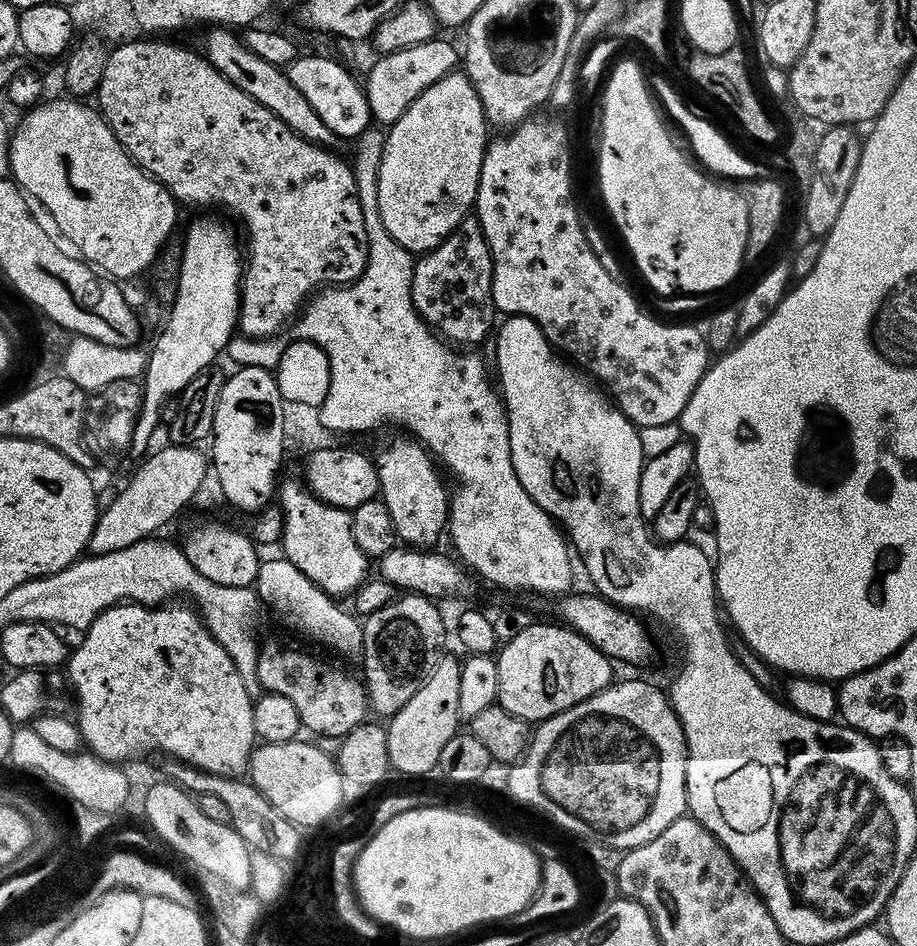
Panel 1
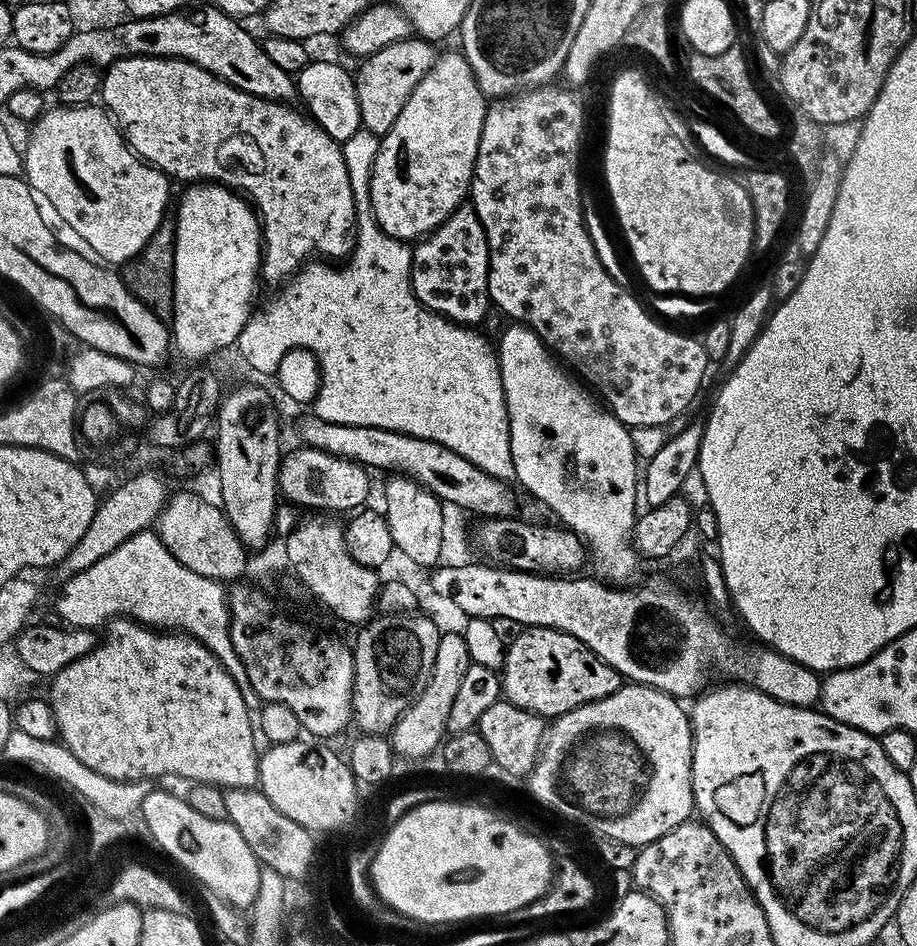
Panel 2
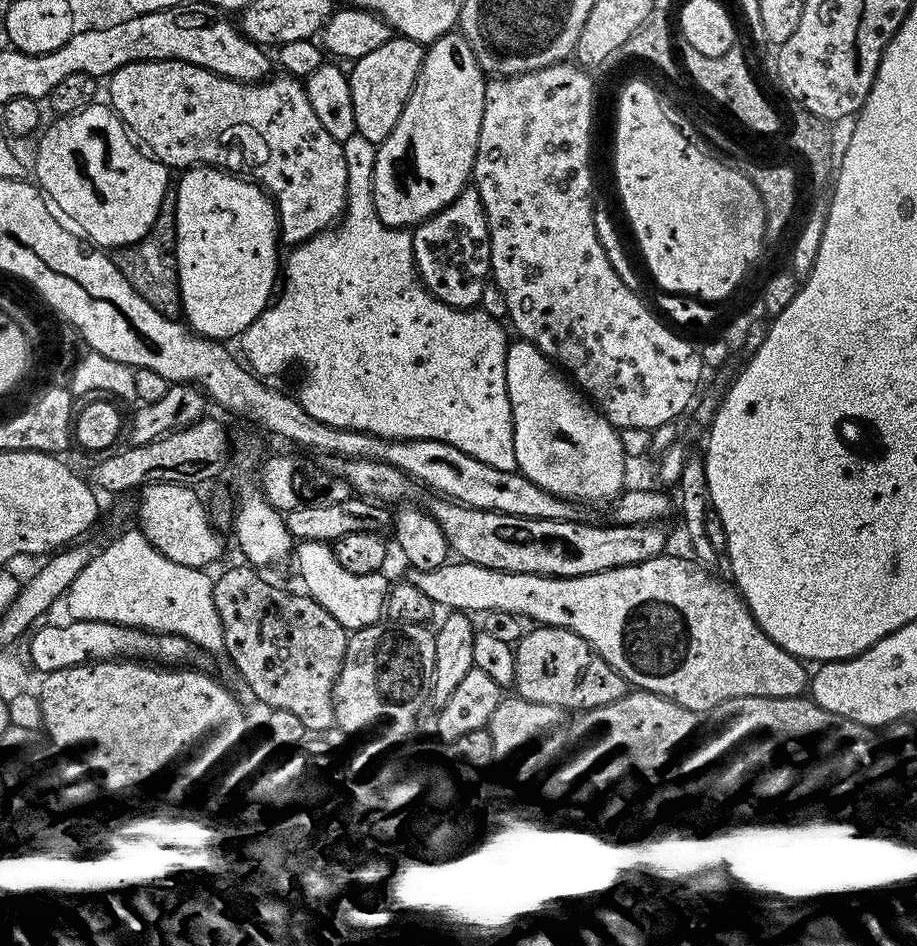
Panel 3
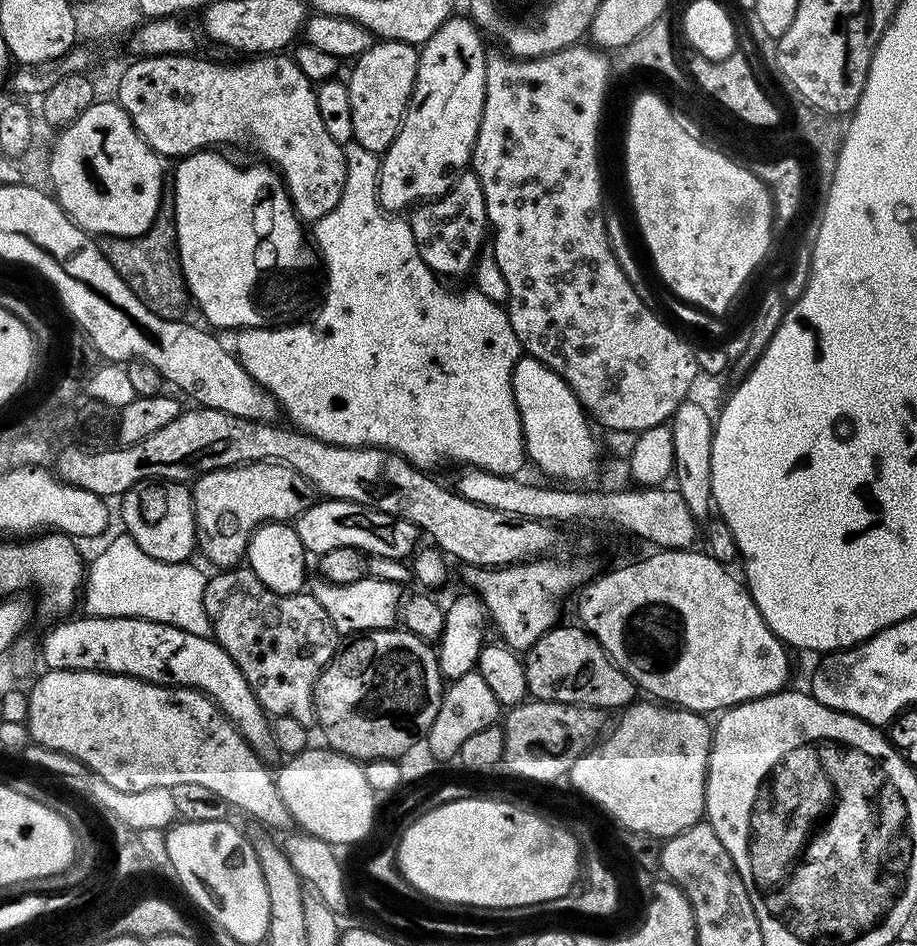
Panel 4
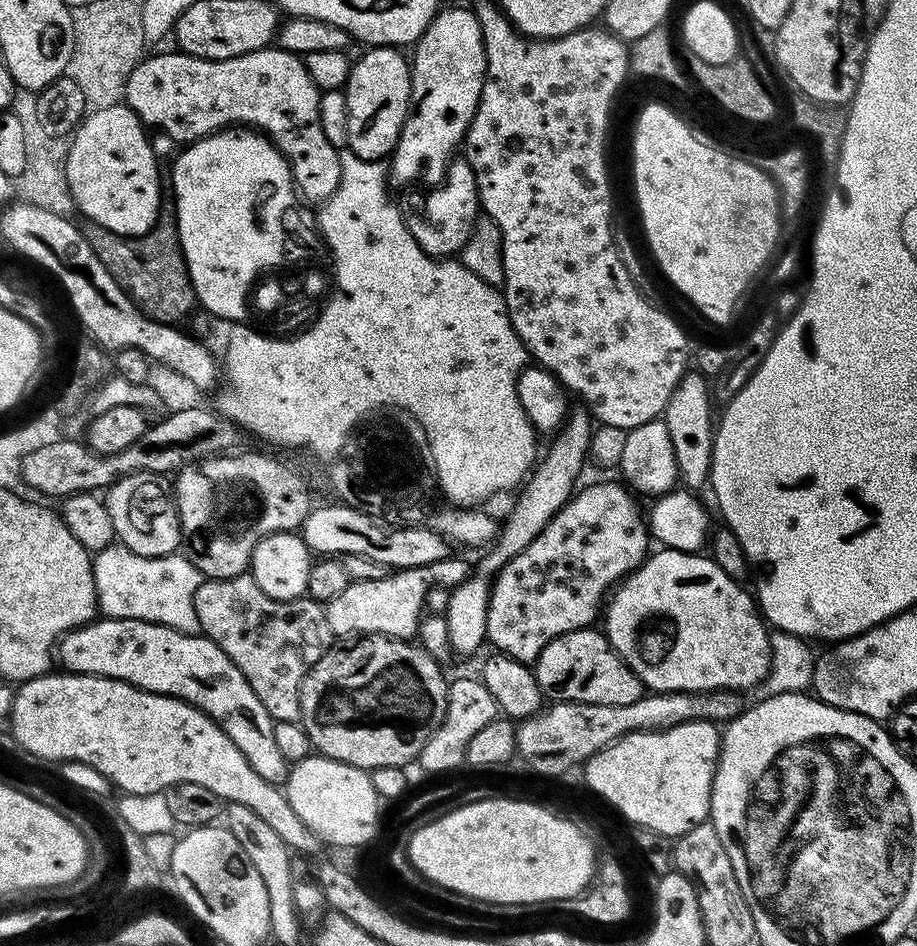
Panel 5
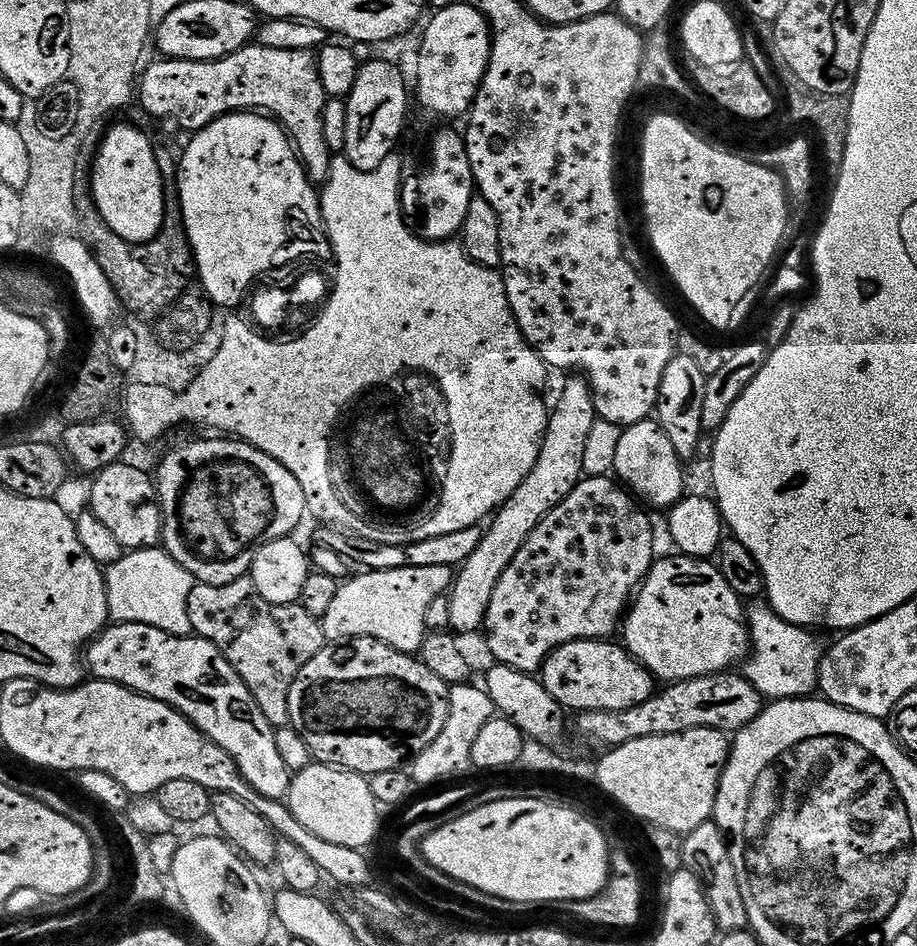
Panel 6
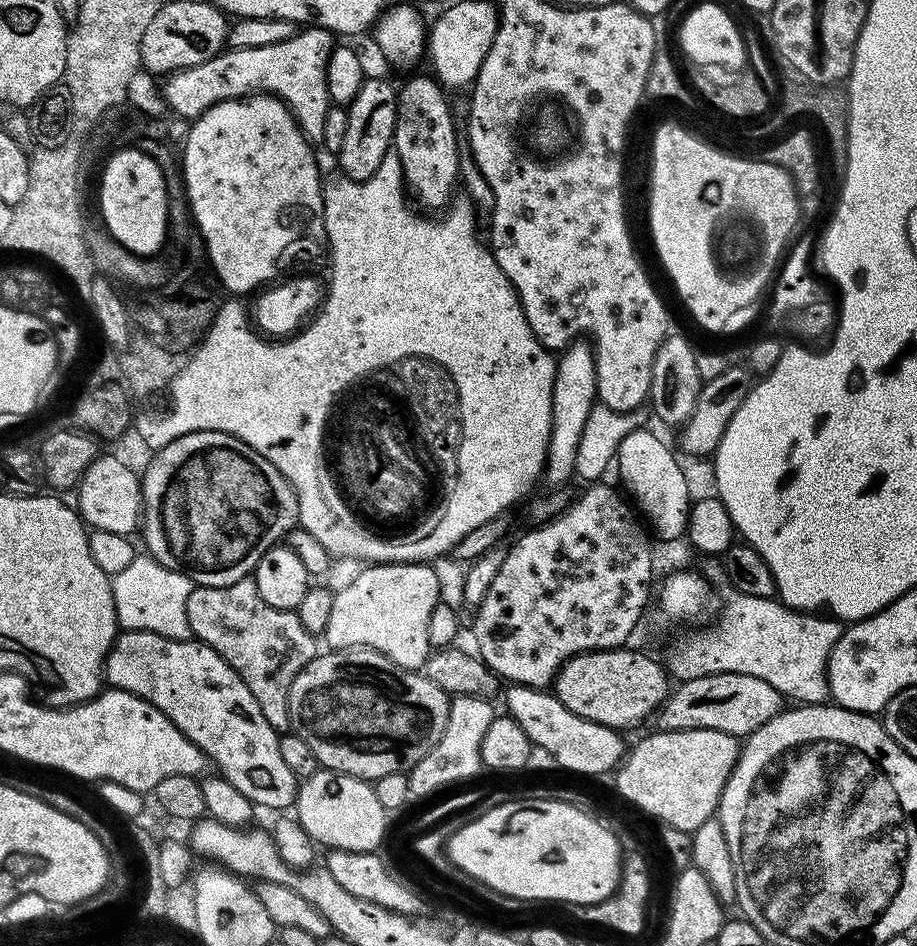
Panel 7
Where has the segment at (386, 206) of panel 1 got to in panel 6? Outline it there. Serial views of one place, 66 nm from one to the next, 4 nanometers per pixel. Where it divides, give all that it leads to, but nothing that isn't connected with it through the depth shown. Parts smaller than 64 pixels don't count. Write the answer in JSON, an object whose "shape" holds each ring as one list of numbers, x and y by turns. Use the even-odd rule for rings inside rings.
{"shape":[[453,2,450,6,445,8,435,9,431,13,433,16,429,18,428,25,424,28,424,33,420,36,420,53,416,56,416,92,414,88,414,100,421,104,426,111,432,116,456,116,467,113,472,106,472,100,476,96,476,91,480,85,480,79,484,76,484,71,488,65,488,55,492,49,492,34,488,26,488,19,482,15,478,10,474,10,474,6,470,6,467,2]]}

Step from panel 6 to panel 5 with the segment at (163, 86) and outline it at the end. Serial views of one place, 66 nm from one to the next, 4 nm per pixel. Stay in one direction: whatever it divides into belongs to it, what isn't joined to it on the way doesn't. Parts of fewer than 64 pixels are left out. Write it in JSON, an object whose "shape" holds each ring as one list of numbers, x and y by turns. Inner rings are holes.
{"shape":[[269,46,225,60,203,60,179,50,171,51,142,59,126,82,124,100,129,108,136,111,141,124,165,132,170,139,177,140,180,146,187,146,193,140,201,140,203,136,211,136,214,132,233,126,247,126,263,132,287,158,292,181,296,183,296,190,305,201,320,206,332,197,342,178,341,149,333,146,322,130,321,91,314,78,310,78,301,57,279,46]]}

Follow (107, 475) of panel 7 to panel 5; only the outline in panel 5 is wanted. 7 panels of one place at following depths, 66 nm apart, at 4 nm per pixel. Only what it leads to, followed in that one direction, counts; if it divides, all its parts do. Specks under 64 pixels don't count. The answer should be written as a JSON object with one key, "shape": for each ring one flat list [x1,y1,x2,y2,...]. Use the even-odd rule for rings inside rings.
{"shape":[[131,472,112,487,103,497,110,518,114,522,116,540,134,554,146,558,170,556,182,541,180,514,176,511,173,493,164,485,165,477,154,472]]}

